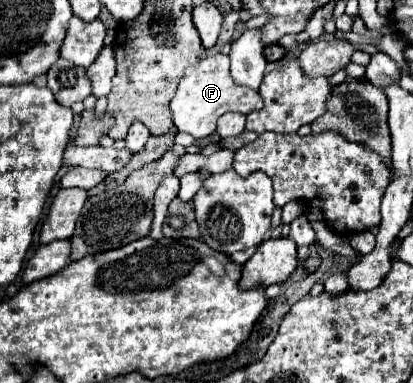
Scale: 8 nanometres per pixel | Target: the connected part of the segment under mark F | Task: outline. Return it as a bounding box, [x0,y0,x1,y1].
[170,53,264,139]

